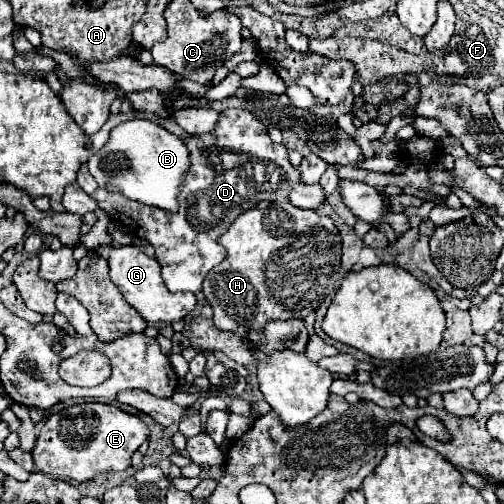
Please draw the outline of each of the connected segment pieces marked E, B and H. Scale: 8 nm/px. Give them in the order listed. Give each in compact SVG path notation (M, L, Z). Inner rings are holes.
M80 403L50 415L30 453L38 471L58 479L86 483L96 473L126 471L130 467L132 455L146 439L148 427L140 417L124 413L114 405Z
M132 119L110 131L108 143L88 159L88 169L98 181L98 187L122 193L124 197L148 207L176 213L178 193L182 189L184 175L190 169L190 153L184 141L164 127L144 119ZM120 165L128 167L122 169Z
M288 201L272 203L266 209L250 209L230 225L220 243L226 249L226 257L206 275L202 291L206 301L214 307L214 323L224 331L242 335L242 341L246 341L248 329L262 329L270 319L304 319L320 307L326 311L338 291L340 233L330 217L322 217L316 211L298 209Z

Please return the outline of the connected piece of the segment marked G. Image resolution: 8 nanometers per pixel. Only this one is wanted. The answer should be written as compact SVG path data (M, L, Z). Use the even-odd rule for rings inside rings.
M136 245L130 247L114 247L108 255L110 279L120 289L124 299L152 325L170 325L174 321L184 319L196 307L194 293L170 293L162 283L158 261L144 255Z

